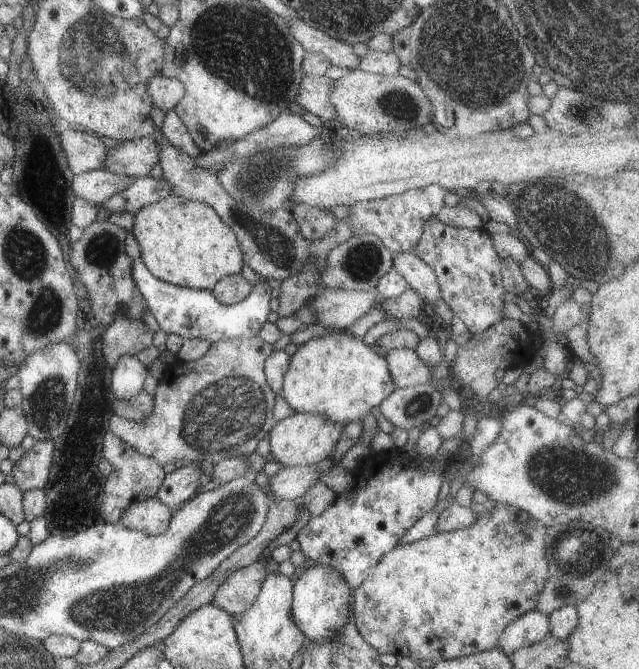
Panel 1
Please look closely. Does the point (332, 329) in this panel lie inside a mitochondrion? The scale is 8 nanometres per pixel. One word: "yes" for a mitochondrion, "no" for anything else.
no

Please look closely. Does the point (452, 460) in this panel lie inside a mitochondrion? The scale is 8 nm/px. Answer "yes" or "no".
no

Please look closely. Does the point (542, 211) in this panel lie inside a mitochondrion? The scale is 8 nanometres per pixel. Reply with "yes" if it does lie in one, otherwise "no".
yes

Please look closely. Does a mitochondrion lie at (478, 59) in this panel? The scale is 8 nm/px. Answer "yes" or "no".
yes

